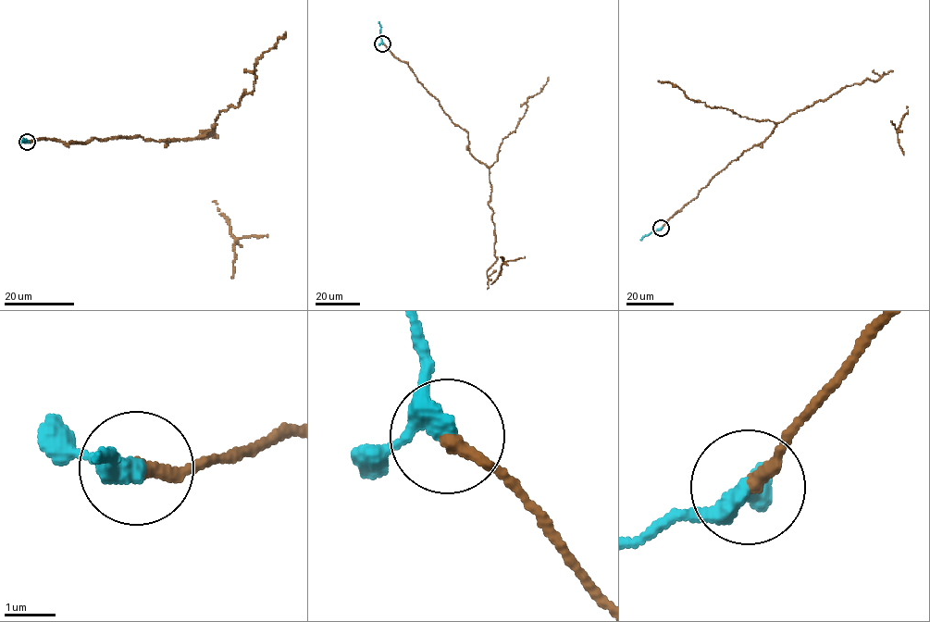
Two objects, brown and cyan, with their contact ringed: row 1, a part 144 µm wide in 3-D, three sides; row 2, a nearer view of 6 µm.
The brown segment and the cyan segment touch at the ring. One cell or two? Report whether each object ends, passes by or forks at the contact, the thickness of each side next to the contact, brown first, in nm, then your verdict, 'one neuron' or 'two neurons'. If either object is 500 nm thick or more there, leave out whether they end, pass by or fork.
brown ends there; cyan passes by; 260 nm thick on the brown side, 320 nm on the other; one neuron

